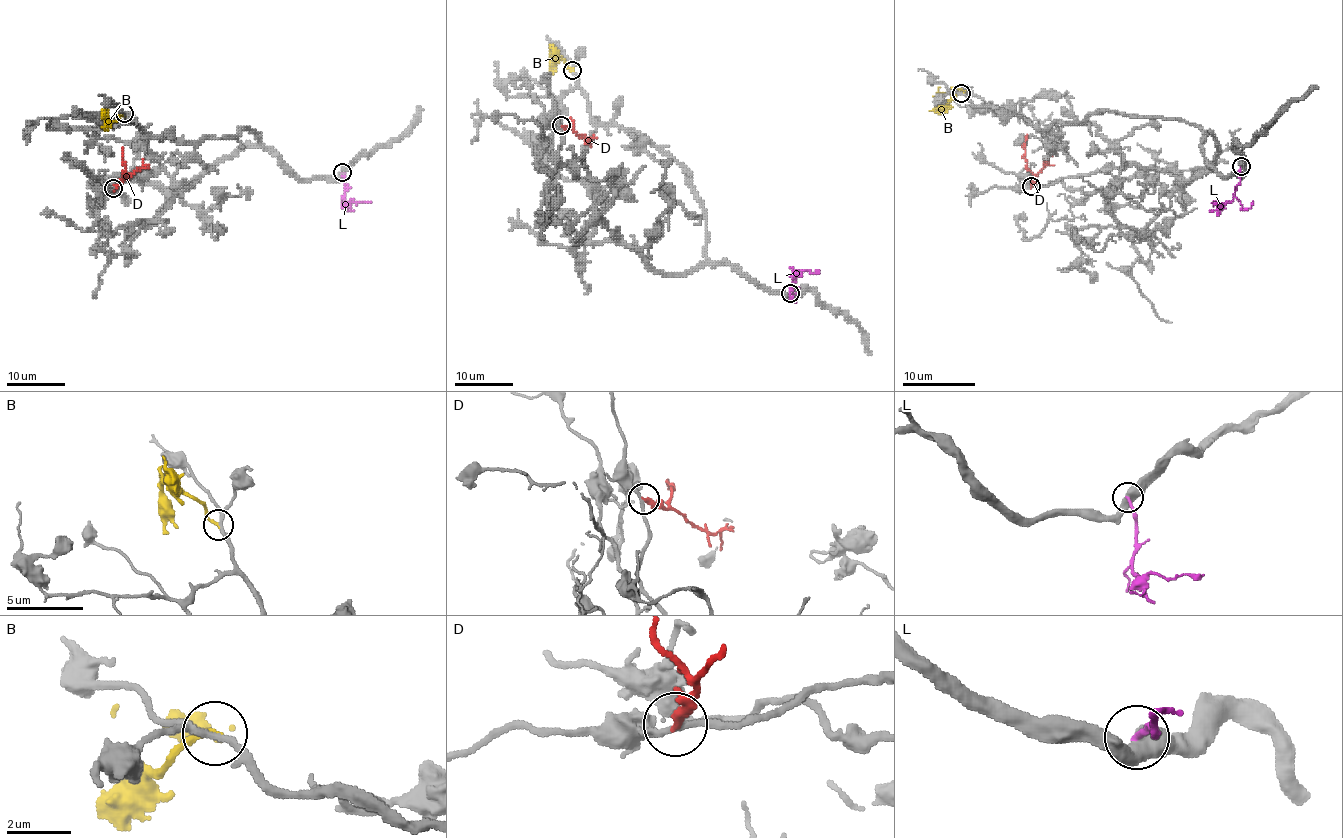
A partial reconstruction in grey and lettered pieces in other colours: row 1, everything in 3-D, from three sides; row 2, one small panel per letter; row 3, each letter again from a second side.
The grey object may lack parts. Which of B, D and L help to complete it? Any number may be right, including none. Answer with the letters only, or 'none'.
B

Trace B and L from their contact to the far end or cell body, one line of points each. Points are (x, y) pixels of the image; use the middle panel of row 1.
B: (572, 70), (562, 58), (552, 54), (553, 73)
L: (791, 293), (793, 293), (793, 280), (802, 271), (820, 274)

